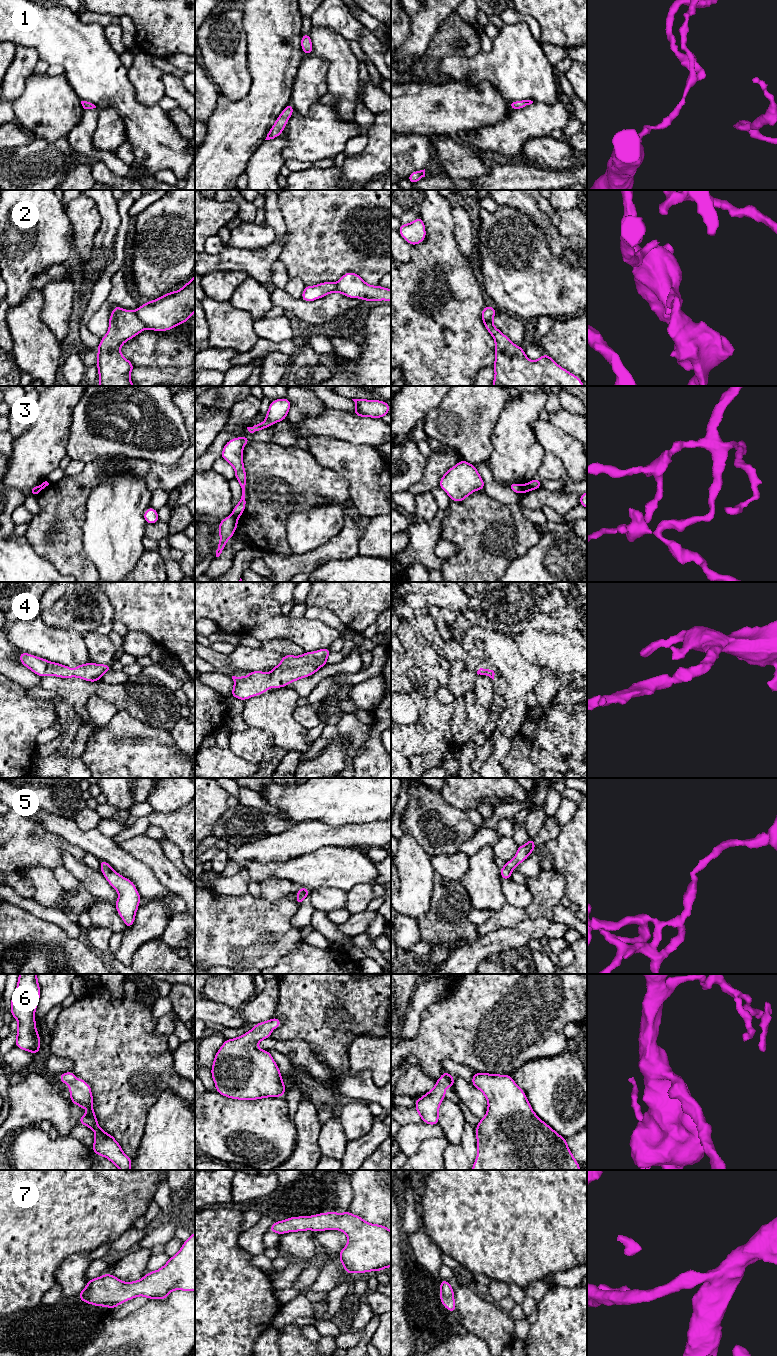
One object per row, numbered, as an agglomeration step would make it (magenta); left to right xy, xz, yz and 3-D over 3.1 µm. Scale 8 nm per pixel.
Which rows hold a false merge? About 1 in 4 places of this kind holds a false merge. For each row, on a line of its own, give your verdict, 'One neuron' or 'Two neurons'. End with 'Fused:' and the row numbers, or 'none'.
1: One neuron
2: Two neurons
3: Two neurons
4: One neuron
5: One neuron
6: One neuron
7: One neuron
Fused: 2, 3

